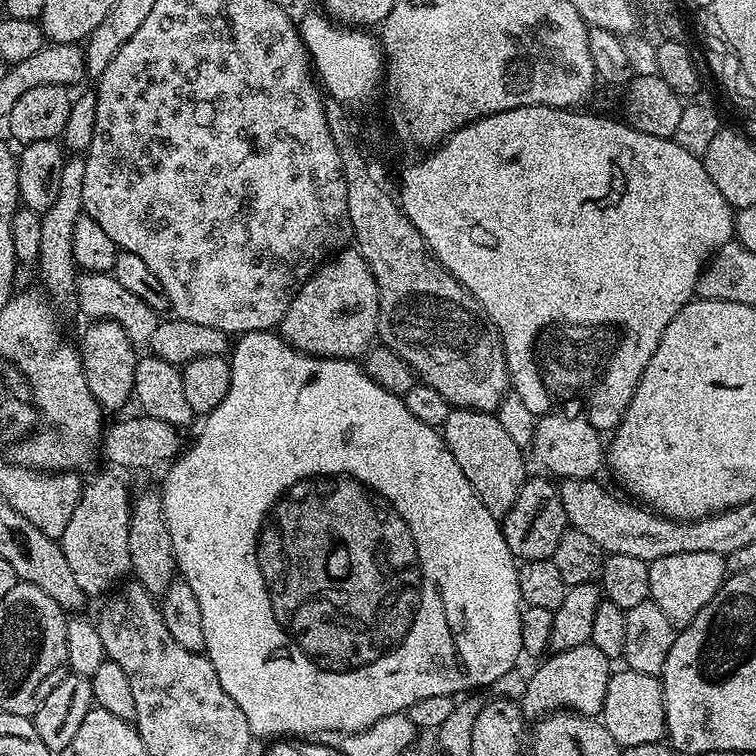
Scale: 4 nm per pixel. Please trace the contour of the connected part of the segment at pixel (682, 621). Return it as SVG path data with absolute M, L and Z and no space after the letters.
M697 550L694 554L669 554L667 558L658 558L649 563L650 590L648 595L653 604L670 618L677 629L686 627L698 614L702 614L702 606L718 594L729 575L727 559L713 552Z

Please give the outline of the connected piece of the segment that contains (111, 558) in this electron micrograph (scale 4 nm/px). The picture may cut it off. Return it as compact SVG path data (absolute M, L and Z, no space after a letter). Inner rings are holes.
M100 474L85 483L78 506L60 537L66 562L87 597L109 593L131 569L129 552L130 491L112 474Z

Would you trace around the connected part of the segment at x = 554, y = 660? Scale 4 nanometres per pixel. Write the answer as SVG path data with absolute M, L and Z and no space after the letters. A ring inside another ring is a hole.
M589 642L582 646L574 646L574 650L552 652L537 664L540 665L530 672L524 695L518 700L520 711L525 717L540 718L557 710L567 710L591 717L603 713L606 686L610 682L614 668L608 656L602 654L602 650L598 650Z

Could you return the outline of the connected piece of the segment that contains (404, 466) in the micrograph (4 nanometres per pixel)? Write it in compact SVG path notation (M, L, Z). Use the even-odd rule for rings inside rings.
M269 330L269 331L266 331L266 332L245 332L245 333L243 333L243 335L241 335L241 336L240 336L240 337L239 337L239 339L237 339L237 340L240 340L240 341L238 341L238 342L237 342L237 344L236 344L236 341L235 341L235 343L233 343L233 344L232 344L232 345L231 345L231 348L230 348L230 388L229 388L229 389L228 389L228 390L226 390L226 398L222 398L222 402L218 402L218 406L217 406L217 407L216 407L216 409L214 409L214 410L213 410L213 411L212 411L212 412L211 412L211 413L210 413L210 415L208 415L208 416L205 416L205 417L203 417L203 420L202 420L202 423L201 423L201 424L204 424L204 425L202 425L202 426L201 426L201 428L200 428L200 433L198 433L198 434L197 434L197 436L196 436L196 441L194 441L194 442L193 442L193 444L192 444L192 445L190 445L190 446L189 446L189 448L188 448L188 445L187 445L187 447L185 447L185 448L184 448L184 449L183 449L183 451L181 451L181 453L180 453L180 455L179 455L179 456L177 456L177 457L176 457L176 459L175 459L175 460L173 460L173 461L171 461L171 464L170 464L170 467L169 467L169 468L168 468L168 469L167 469L167 471L168 471L168 470L169 470L169 472L168 472L168 473L166 473L166 474L165 474L165 476L164 476L164 488L163 488L163 487L162 487L162 495L163 495L163 498L164 498L164 513L165 513L165 514L166 514L166 522L167 522L167 523L168 523L168 529L169 529L169 530L170 530L170 538L171 538L171 539L172 539L172 545L173 545L173 546L174 546L174 554L175 554L175 555L176 555L176 567L177 567L177 569L178 569L178 572L179 572L179 575L180 575L180 576L181 576L181 577L182 577L182 578L183 578L183 579L184 579L184 581L186 581L186 582L187 582L187 584L188 584L188 585L189 585L189 586L190 586L190 590L194 590L194 598L198 598L198 606L199 606L199 607L200 607L200 609L202 609L202 634L206 634L206 642L205 642L205 643L204 643L204 652L205 652L205 653L206 653L206 655L207 655L207 657L208 657L208 661L209 661L209 662L210 662L210 663L212 663L212 665L213 665L213 666L214 666L214 674L218 674L218 682L222 682L222 690L226 690L226 694L230 694L230 698L234 698L234 702L238 702L238 710L242 710L242 714L246 714L246 722L247 722L247 723L248 723L248 725L249 725L249 726L250 726L250 730L251 730L251 731L252 731L252 735L253 735L253 737L261 737L261 738L312 738L312 737L315 737L315 736L316 736L316 735L314 735L314 734L315 734L315 732L336 732L336 733L335 733L335 734L347 734L347 733L350 733L350 732L361 732L361 731L362 731L362 730L366 730L366 729L367 729L367 728L369 728L369 726L370 726L370 725L371 725L371 724L373 724L373 723L374 723L374 722L378 722L378 721L379 721L379 720L381 720L381 719L382 719L382 718L386 718L386 717L387 717L387 716L389 716L389 715L390 715L390 714L394 714L394 713L395 713L395 712L404 712L404 711L405 711L405 710L407 710L407 708L409 708L409 707L410 707L410 706L414 706L414 702L422 702L422 698L434 698L434 697L435 697L435 696L450 696L450 697L455 697L455 696L456 696L456 695L457 695L457 693L456 693L456 692L464 692L464 693L460 693L460 694L468 694L468 693L471 693L471 692L472 692L472 691L473 691L473 690L480 690L480 689L476 689L476 688L484 688L484 687L486 687L486 686L487 686L487 684L488 684L488 687L489 687L489 686L494 686L494 685L496 685L496 683L497 683L497 682L498 682L498 678L502 678L502 674L506 674L506 673L507 673L507 672L510 672L510 671L513 671L513 669L515 669L515 668L516 668L516 667L517 667L517 665L519 665L519 664L516 664L516 663L518 663L518 662L519 662L519 660L522 660L522 630L521 630L521 629L520 629L520 610L521 610L521 607L522 607L522 601L521 601L521 599L520 599L520 587L519 587L519 586L518 586L518 561L517 561L517 559L516 559L516 557L515 557L515 556L513 556L513 554L512 554L512 551L511 551L511 550L510 550L510 546L506 546L506 538L505 538L505 537L504 537L504 529L503 529L503 527L502 527L502 524L501 524L501 521L500 521L500 520L499 520L499 519L497 519L497 517L494 517L494 516L492 516L492 515L491 515L491 514L490 514L490 510L486 510L486 506L482 506L482 502L481 502L481 501L480 501L480 499L479 499L479 498L478 498L478 494L474 494L474 486L470 486L470 482L466 482L466 474L462 474L462 469L461 469L461 468L459 468L459 467L458 467L458 462L454 462L454 454L450 454L450 450L449 450L449 449L448 449L448 447L447 447L447 446L446 446L446 442L445 442L445 441L444 441L444 438L443 438L443 435L441 435L441 433L440 433L440 432L439 432L439 431L437 431L437 429L436 429L436 428L435 428L435 427L432 427L432 426L430 426L430 425L426 425L426 423L424 423L424 422L420 422L420 421L419 421L419 420L418 420L418 419L416 419L416 418L414 418L414 416L413 416L413 415L412 415L412 414L410 414L410 412L409 412L409 411L408 411L408 410L407 410L407 406L406 406L406 405L404 405L404 402L403 402L403 399L401 399L401 397L399 397L399 396L396 396L396 395L395 395L395 394L394 394L394 393L392 393L392 392L391 392L391 391L390 391L390 390L386 390L386 389L385 389L385 388L383 388L383 387L382 387L382 386L378 386L378 382L374 382L374 381L373 381L373 380L372 380L372 379L371 379L371 378L370 378L370 377L369 377L369 376L368 376L368 375L367 375L367 374L365 374L365 373L364 373L364 370L363 370L363 367L361 367L361 365L360 365L360 364L359 364L359 363L357 363L357 361L356 361L356 360L355 360L355 359L350 359L350 360L343 360L343 359L342 359L342 358L334 358L334 357L333 357L333 356L311 356L311 355L310 355L310 354L308 354L308 353L306 353L306 352L297 352L297 351L296 351L296 349L295 349L295 348L292 348L292 347L291 347L291 346L289 346L289 344L287 344L287 343L286 343L286 342L285 342L285 341L284 341L284 337L283 337L283 336L281 336L281 335L279 335L279 334L277 334L277 333L276 333L276 332L275 332L275 331L272 331L272 330Z

